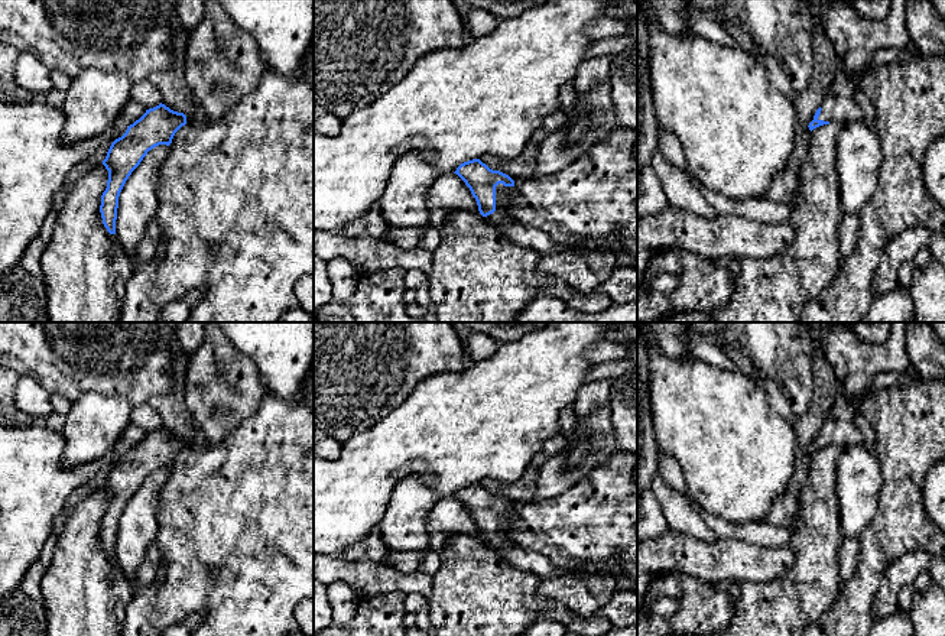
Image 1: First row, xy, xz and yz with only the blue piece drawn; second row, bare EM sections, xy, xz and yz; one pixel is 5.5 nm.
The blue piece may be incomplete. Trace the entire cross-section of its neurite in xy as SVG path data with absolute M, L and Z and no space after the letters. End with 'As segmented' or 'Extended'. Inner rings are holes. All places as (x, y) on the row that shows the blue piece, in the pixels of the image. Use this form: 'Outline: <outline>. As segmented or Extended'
Outline: M159 104L130 124L126 133L116 139L103 165L108 171L107 188L101 195L100 212L110 234L116 234L116 220L120 192L149 150L159 145L169 146L175 133L186 124L186 116Z. As segmented

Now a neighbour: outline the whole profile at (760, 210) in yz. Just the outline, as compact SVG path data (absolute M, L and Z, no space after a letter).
M696 178L694 184L718 214L740 215L761 224L773 224L773 225L786 224L788 220L790 218L795 202L795 198L789 198L788 201L783 202L773 202L766 198L733 201L704 186Z

